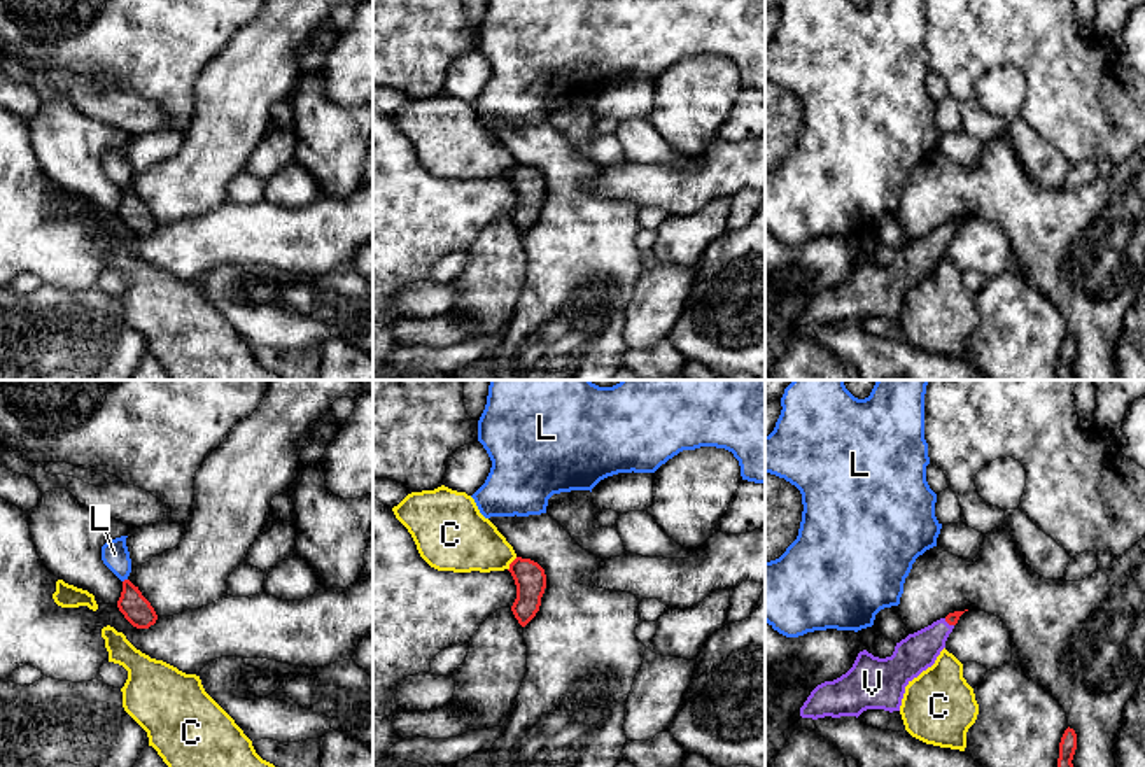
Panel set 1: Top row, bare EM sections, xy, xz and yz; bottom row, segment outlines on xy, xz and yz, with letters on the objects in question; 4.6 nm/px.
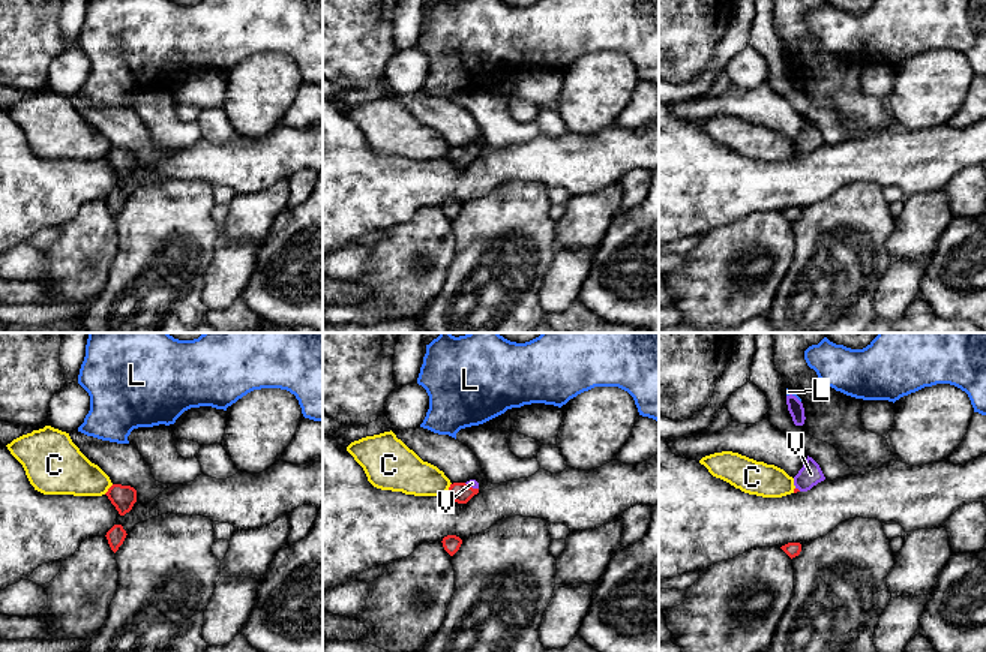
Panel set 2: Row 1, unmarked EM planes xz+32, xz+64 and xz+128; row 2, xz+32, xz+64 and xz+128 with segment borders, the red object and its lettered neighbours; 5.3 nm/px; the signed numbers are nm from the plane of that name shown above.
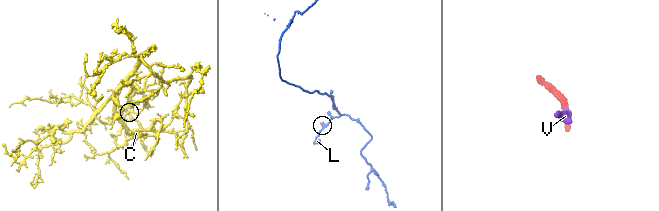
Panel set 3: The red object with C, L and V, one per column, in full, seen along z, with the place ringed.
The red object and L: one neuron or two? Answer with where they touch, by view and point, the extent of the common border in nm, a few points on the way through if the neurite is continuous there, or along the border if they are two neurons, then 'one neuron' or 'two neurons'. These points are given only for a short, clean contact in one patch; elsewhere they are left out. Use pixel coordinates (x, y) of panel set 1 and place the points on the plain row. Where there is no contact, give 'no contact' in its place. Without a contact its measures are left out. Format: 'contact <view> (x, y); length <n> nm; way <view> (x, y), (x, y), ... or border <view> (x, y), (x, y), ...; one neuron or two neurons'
contact xy (125, 188); length 30 nm; border xy (126, 186), (123, 189); two neurons

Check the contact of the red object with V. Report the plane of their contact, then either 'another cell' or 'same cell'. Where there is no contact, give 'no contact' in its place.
meets red in yz; same cell

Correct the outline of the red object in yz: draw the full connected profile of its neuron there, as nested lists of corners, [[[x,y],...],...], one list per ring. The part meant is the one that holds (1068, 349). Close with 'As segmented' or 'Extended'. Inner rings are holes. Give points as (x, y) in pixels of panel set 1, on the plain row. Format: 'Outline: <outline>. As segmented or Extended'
Outline: [[[1066,336],[1059,350],[1057,380],[1075,380],[1071,371],[1077,357],[1077,341],[1073,336]]]. As segmented

